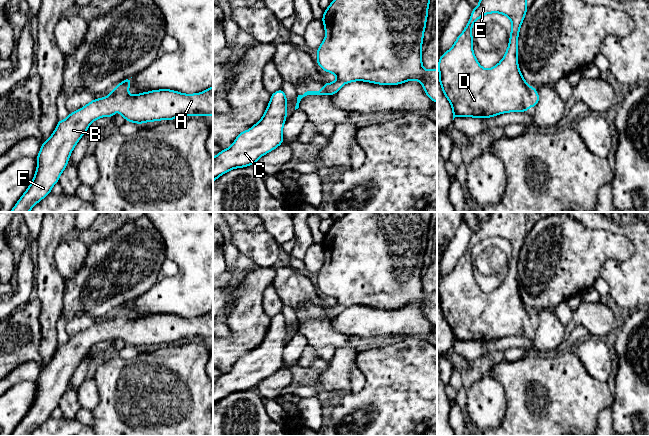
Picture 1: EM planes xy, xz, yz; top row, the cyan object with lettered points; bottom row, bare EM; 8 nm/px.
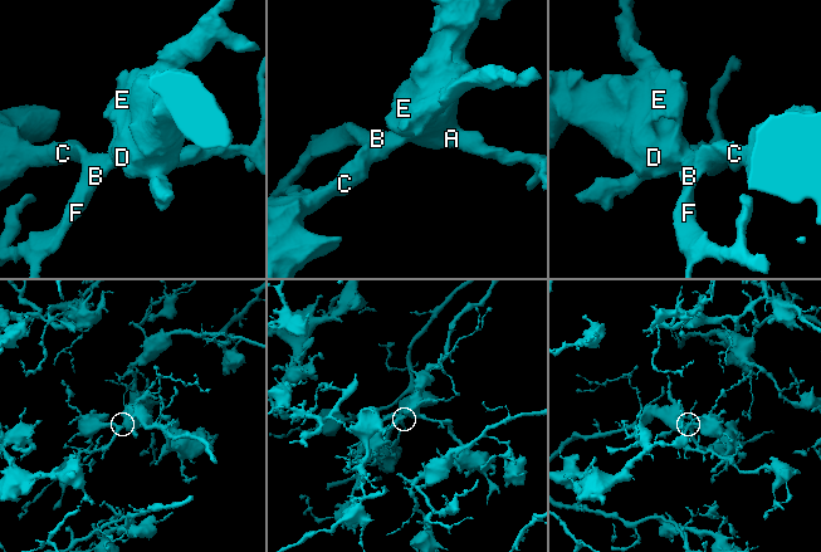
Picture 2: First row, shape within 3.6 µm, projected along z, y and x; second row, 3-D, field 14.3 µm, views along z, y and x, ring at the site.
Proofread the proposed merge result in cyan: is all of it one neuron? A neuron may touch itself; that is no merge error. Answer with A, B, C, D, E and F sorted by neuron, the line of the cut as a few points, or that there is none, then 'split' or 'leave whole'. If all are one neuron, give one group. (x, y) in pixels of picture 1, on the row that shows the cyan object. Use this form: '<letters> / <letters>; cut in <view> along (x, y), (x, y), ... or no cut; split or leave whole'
A B C D E F; no cut; leave whole

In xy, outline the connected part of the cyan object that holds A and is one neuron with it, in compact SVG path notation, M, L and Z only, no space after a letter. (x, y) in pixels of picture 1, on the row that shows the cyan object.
M131 78L123 80L104 98L94 99L79 110L69 113L66 120L58 120L53 134L42 143L37 156L37 169L31 184L10 212L29 212L39 201L51 193L65 170L69 157L80 138L86 133L90 124L102 117L114 117L115 108L126 121L142 124L159 120L173 120L182 115L213 115L213 86L201 93L184 94L174 90L161 89L143 92L132 96L128 93Z

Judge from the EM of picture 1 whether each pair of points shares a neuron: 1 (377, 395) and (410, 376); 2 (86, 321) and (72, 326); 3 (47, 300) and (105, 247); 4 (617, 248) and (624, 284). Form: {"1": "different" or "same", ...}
{"1": "same", "2": "same", "3": "different", "4": "different"}

